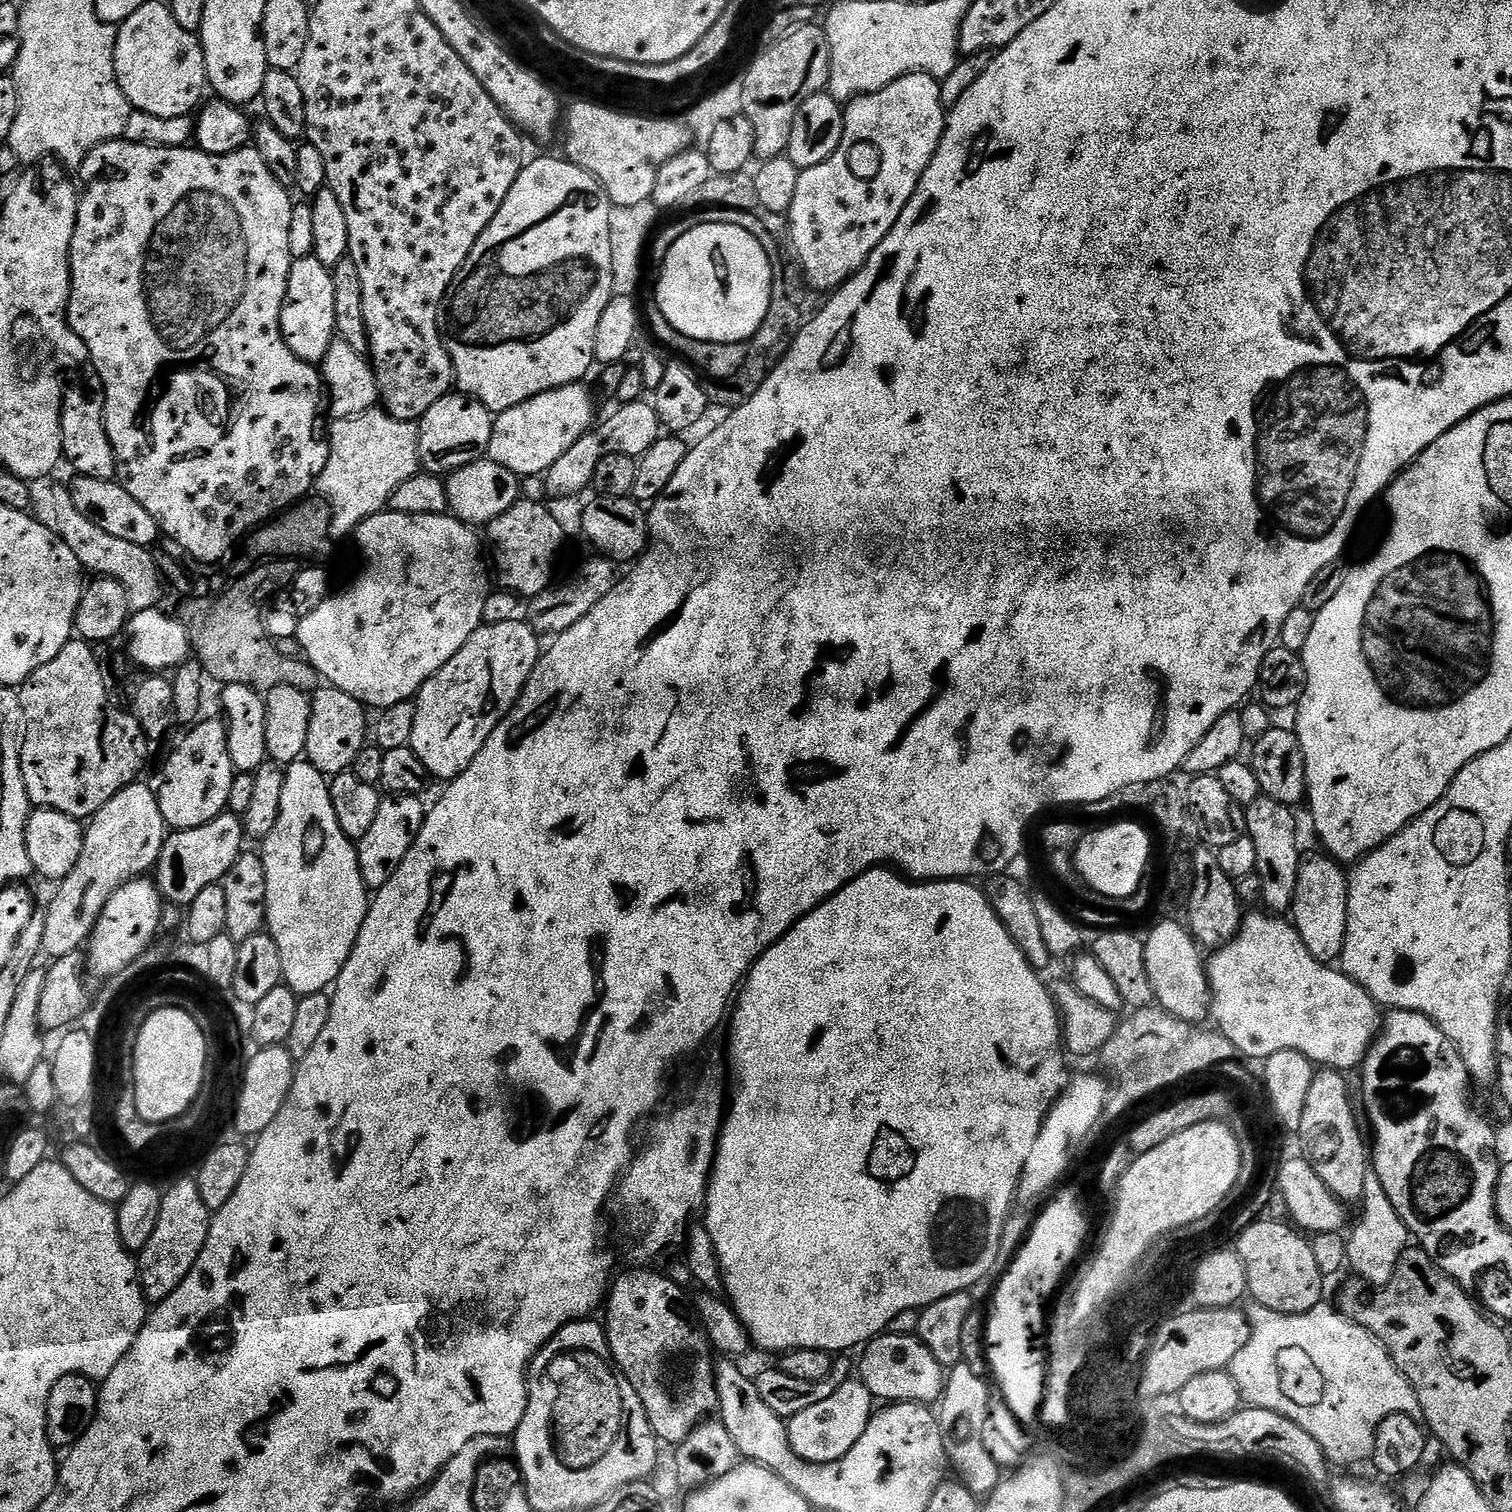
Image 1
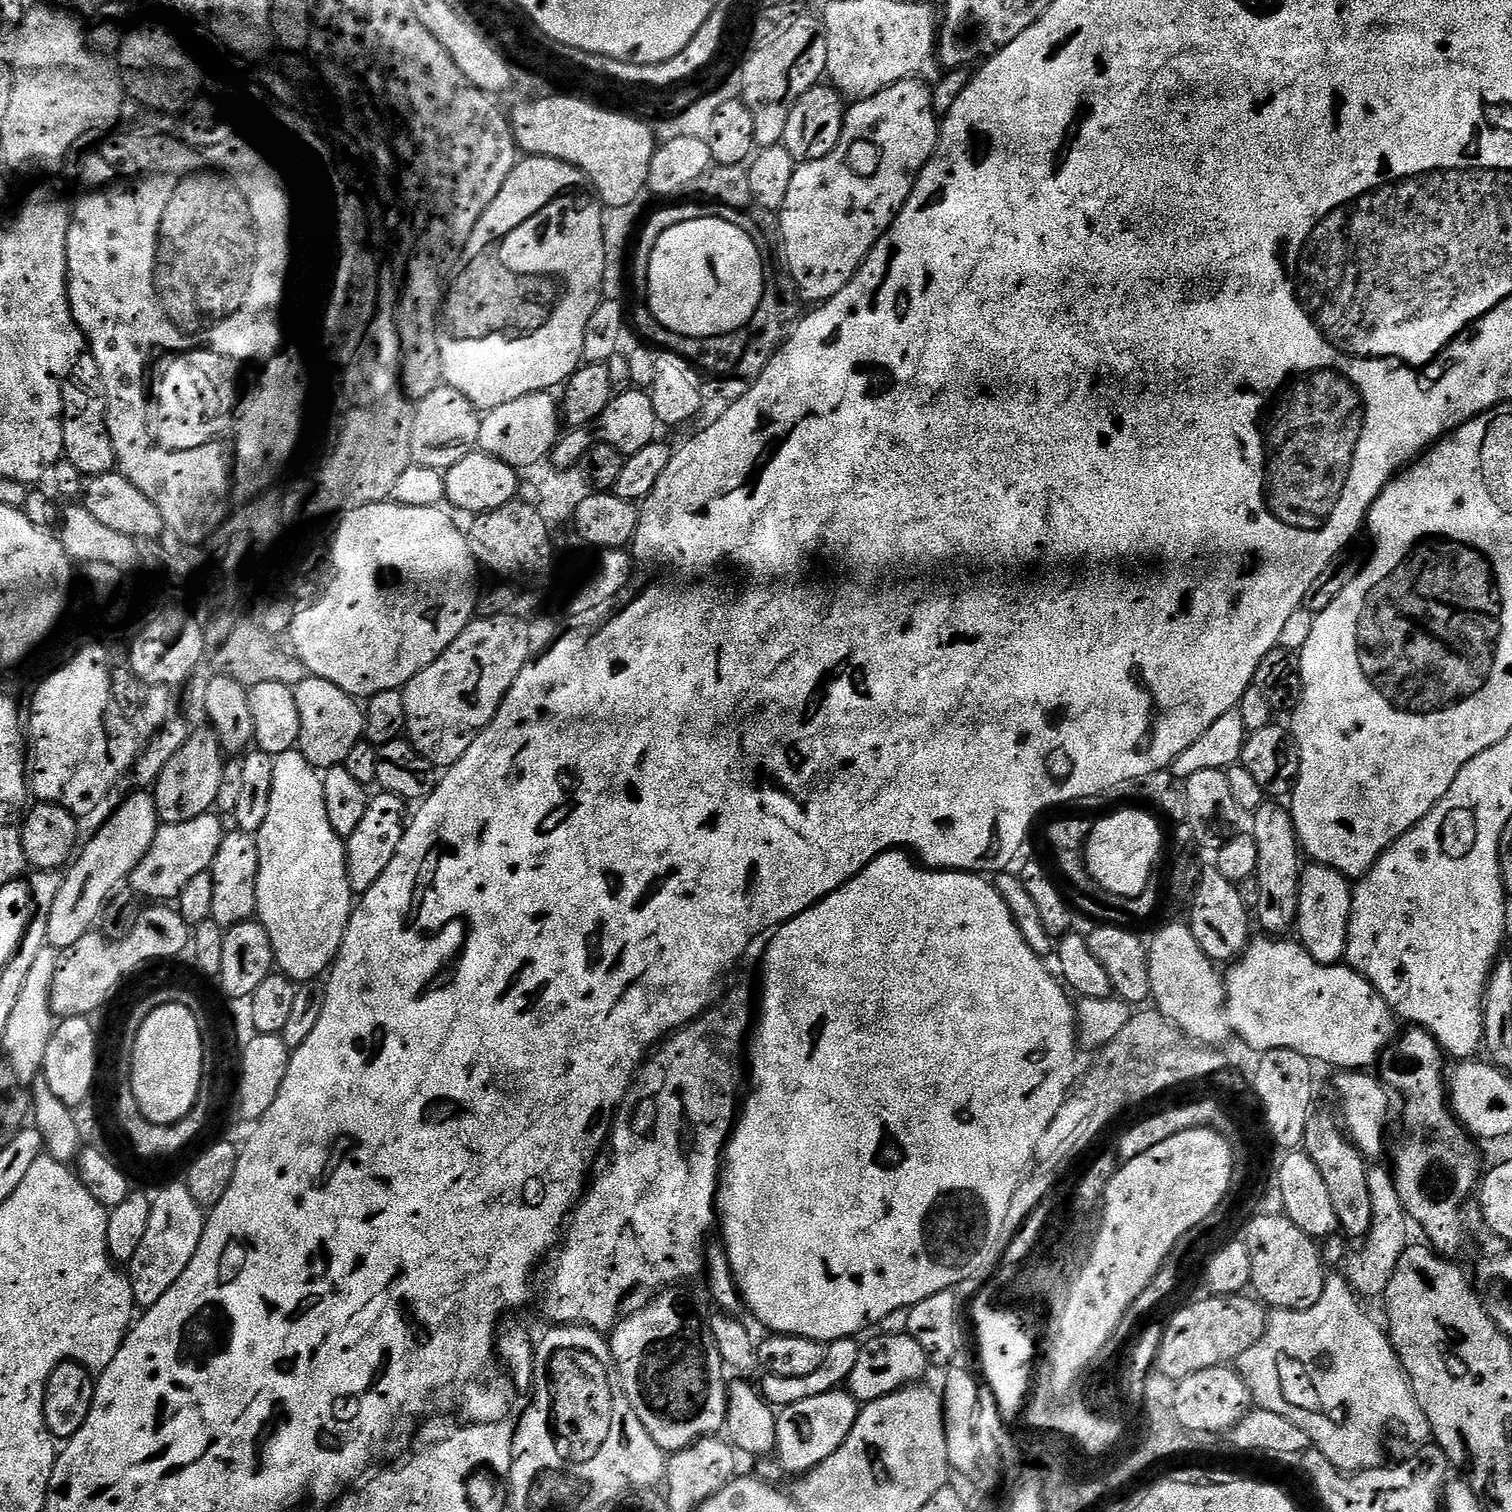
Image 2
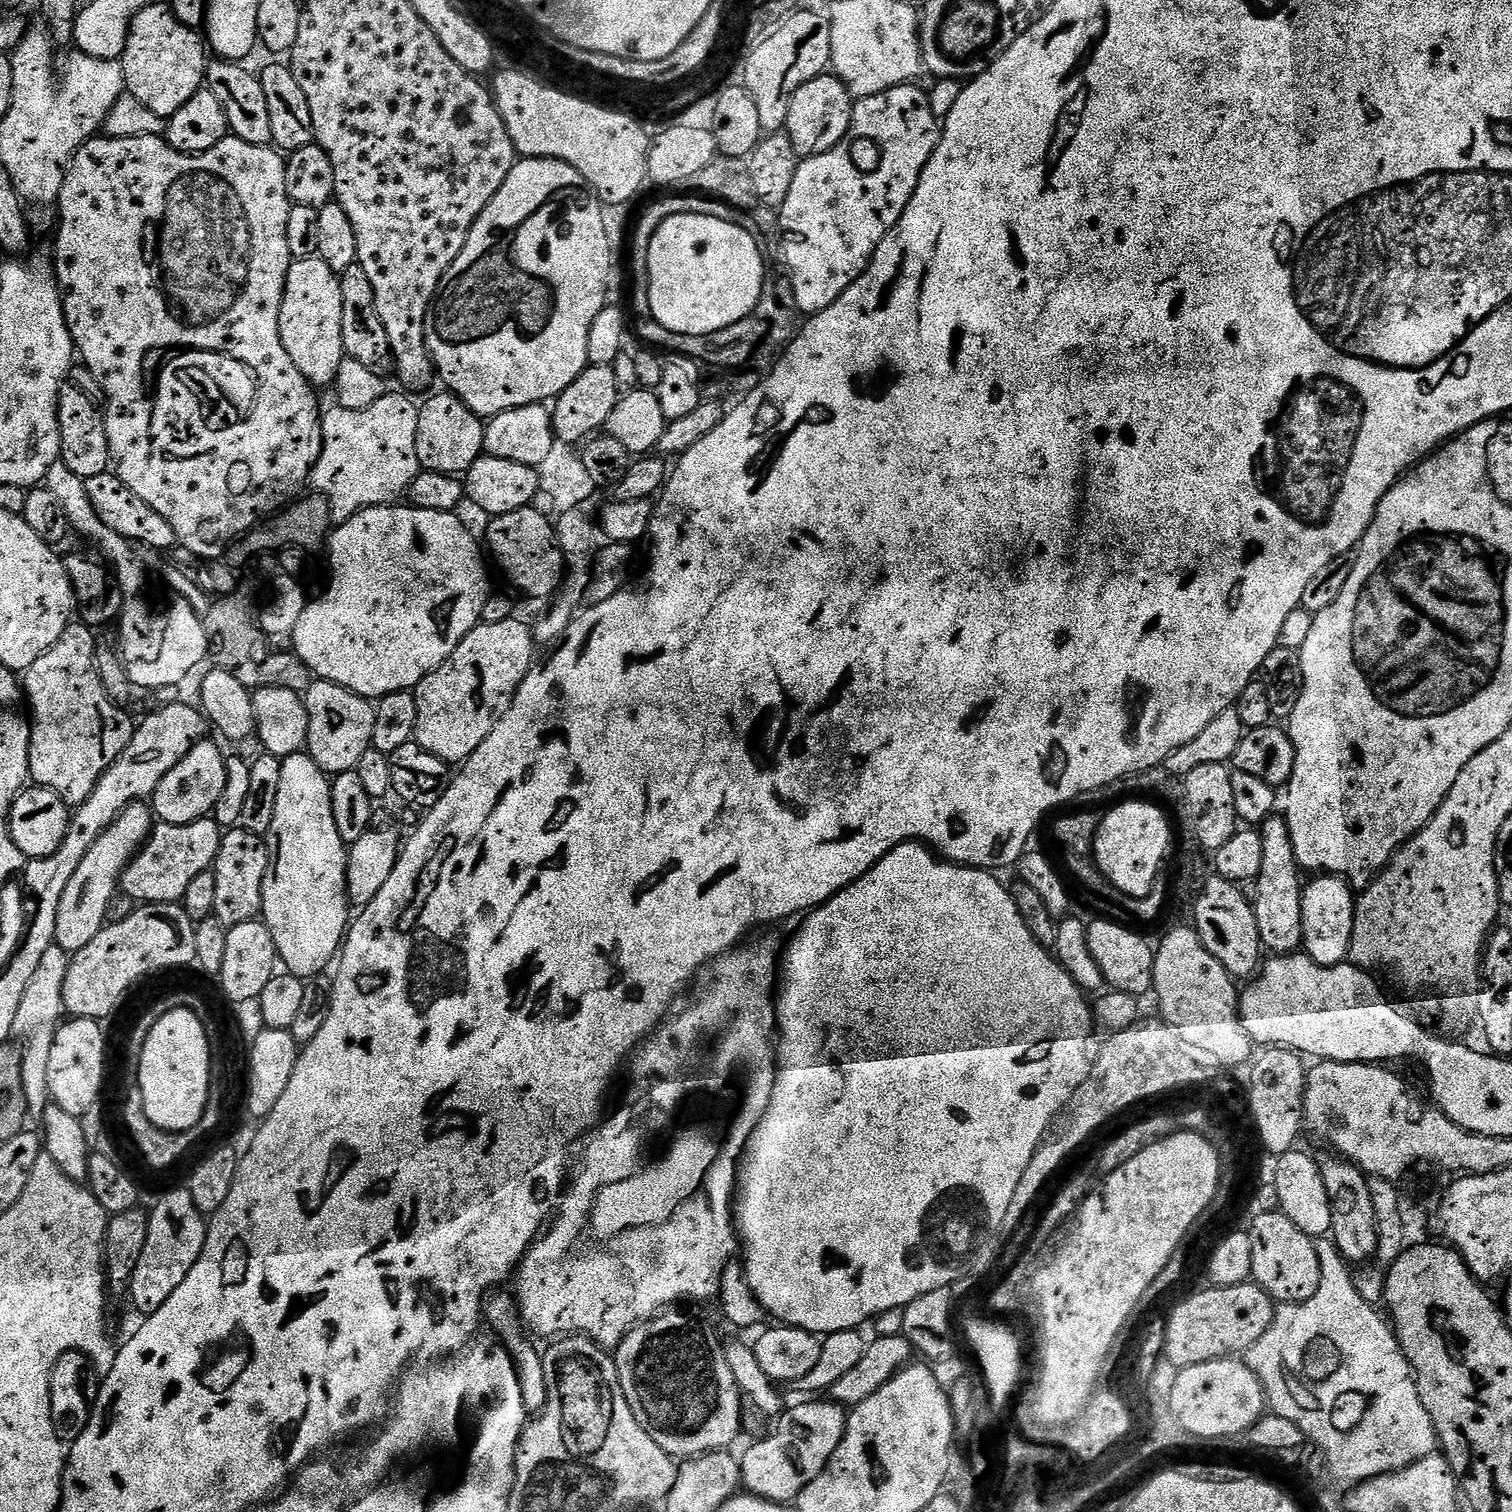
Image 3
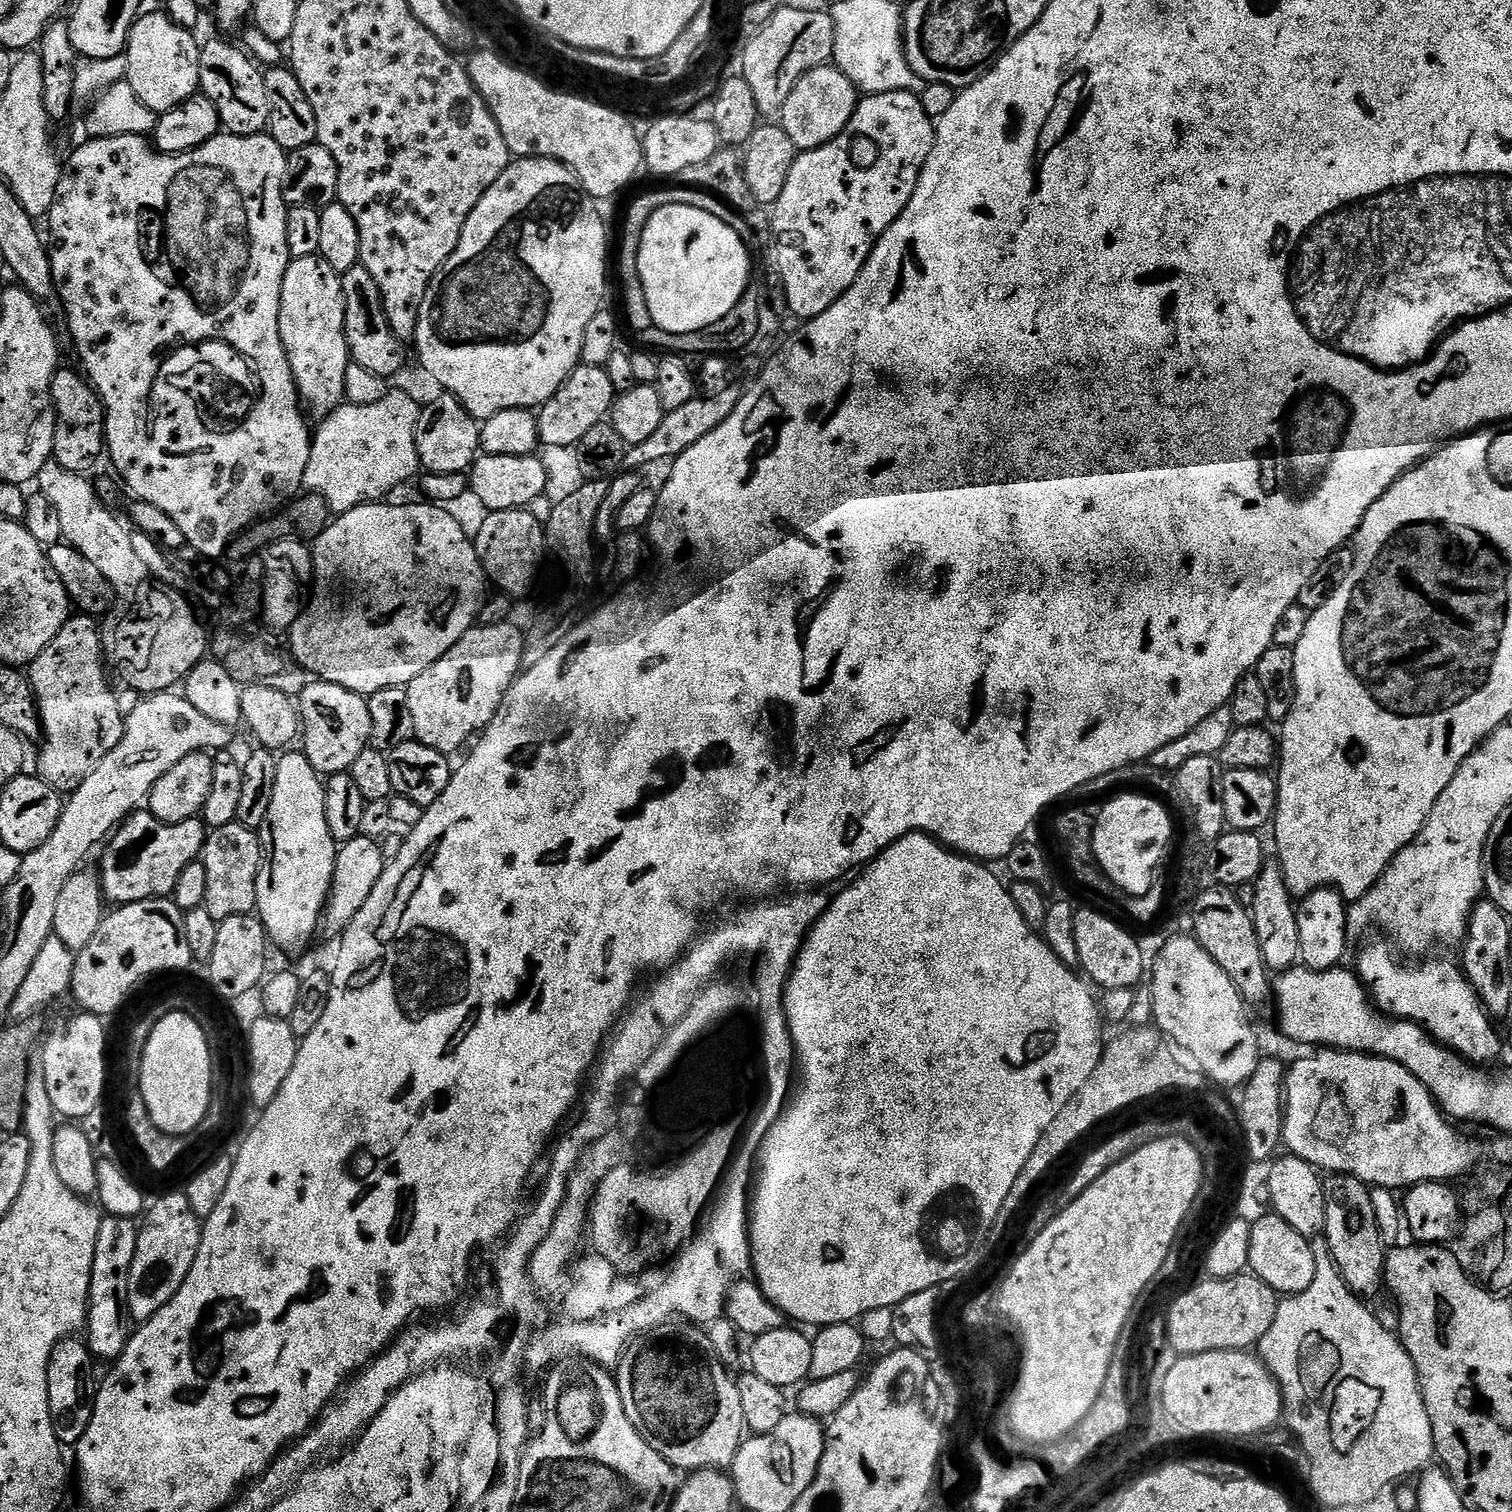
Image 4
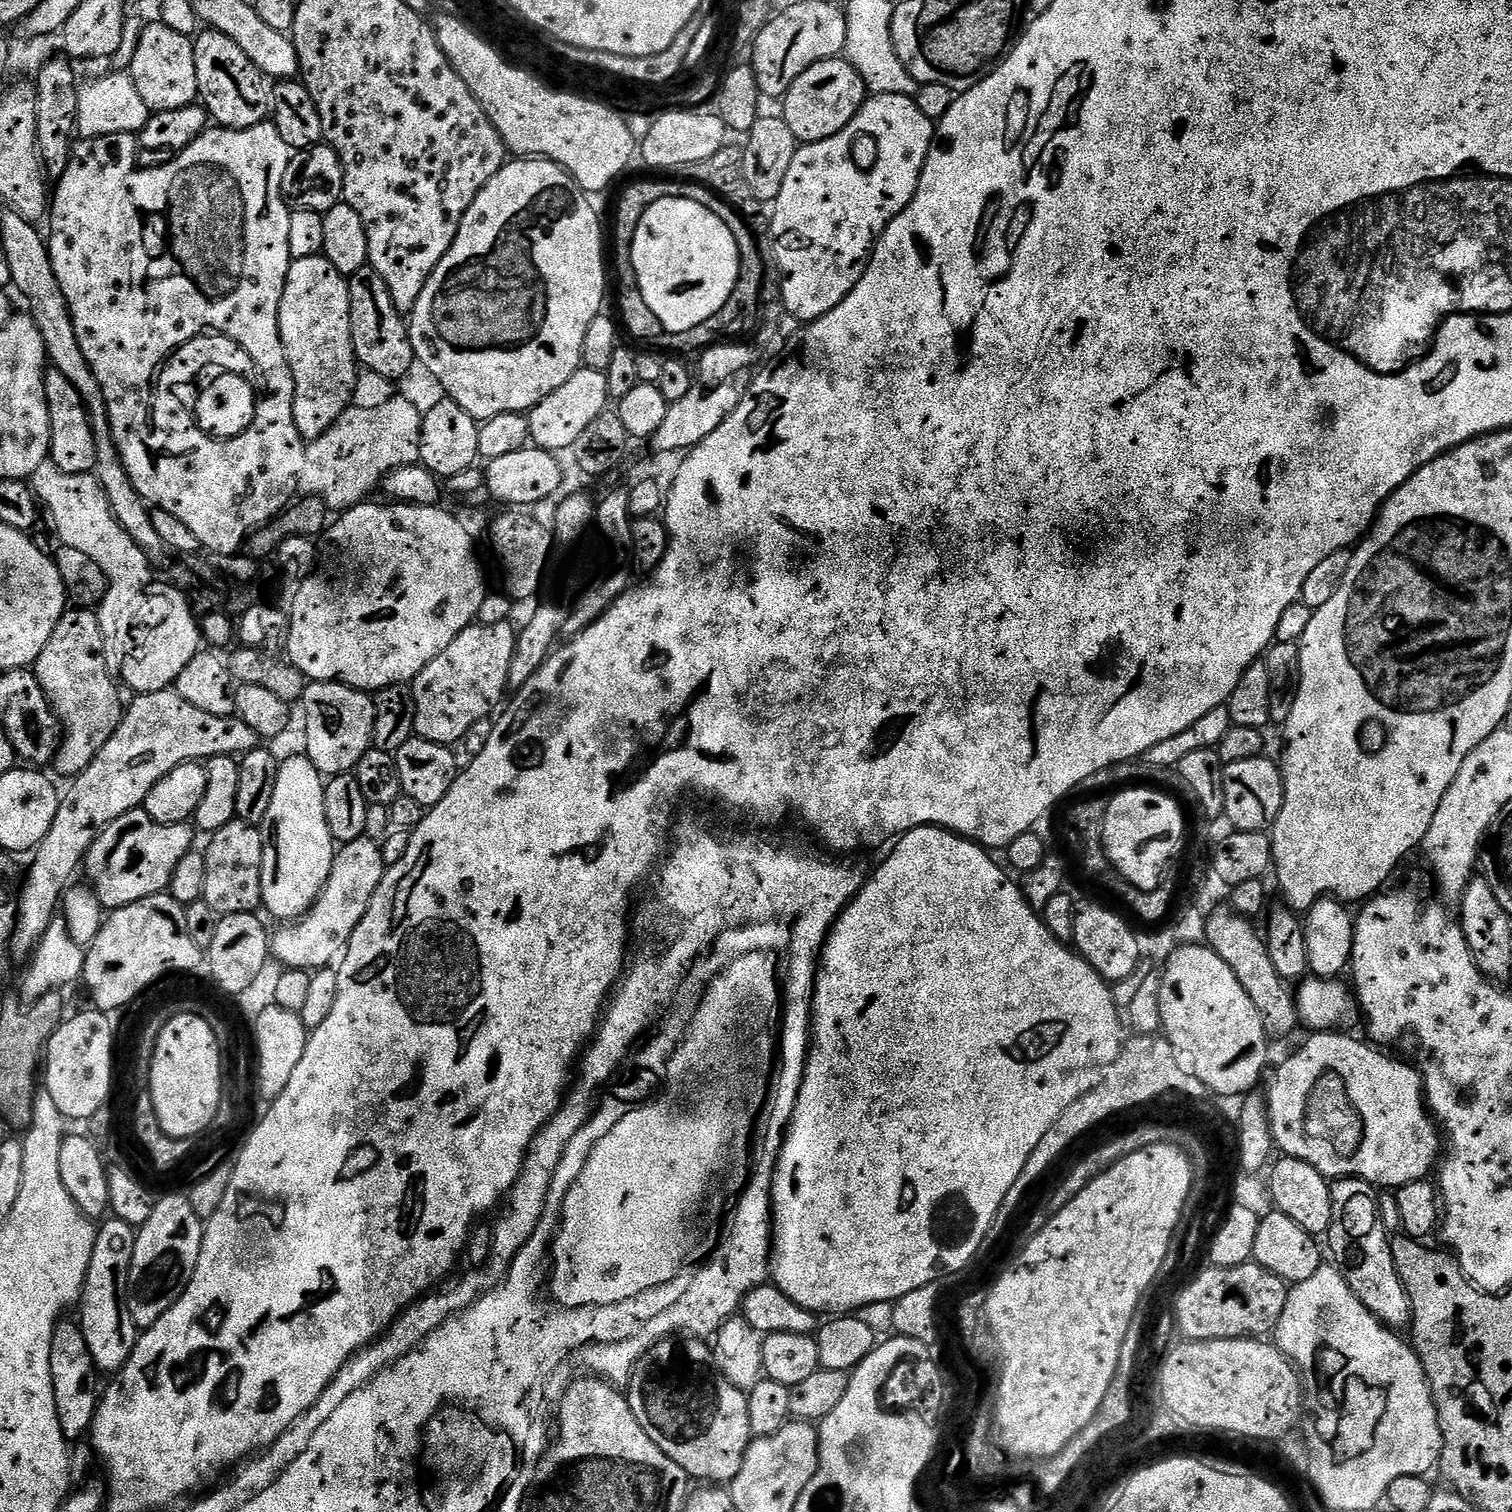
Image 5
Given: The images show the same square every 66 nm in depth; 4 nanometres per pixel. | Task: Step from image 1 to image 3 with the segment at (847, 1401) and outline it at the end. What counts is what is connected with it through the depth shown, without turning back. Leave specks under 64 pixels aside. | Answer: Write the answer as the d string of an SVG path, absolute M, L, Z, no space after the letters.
M824 1398L813 1400L816 1400L813 1404L796 1404L793 1408L791 1405L775 1421L776 1433L750 1445L748 1453L742 1456L740 1478L751 1495L773 1500L775 1504L795 1501L800 1492L822 1474L834 1450L838 1450L848 1427L845 1409Z

